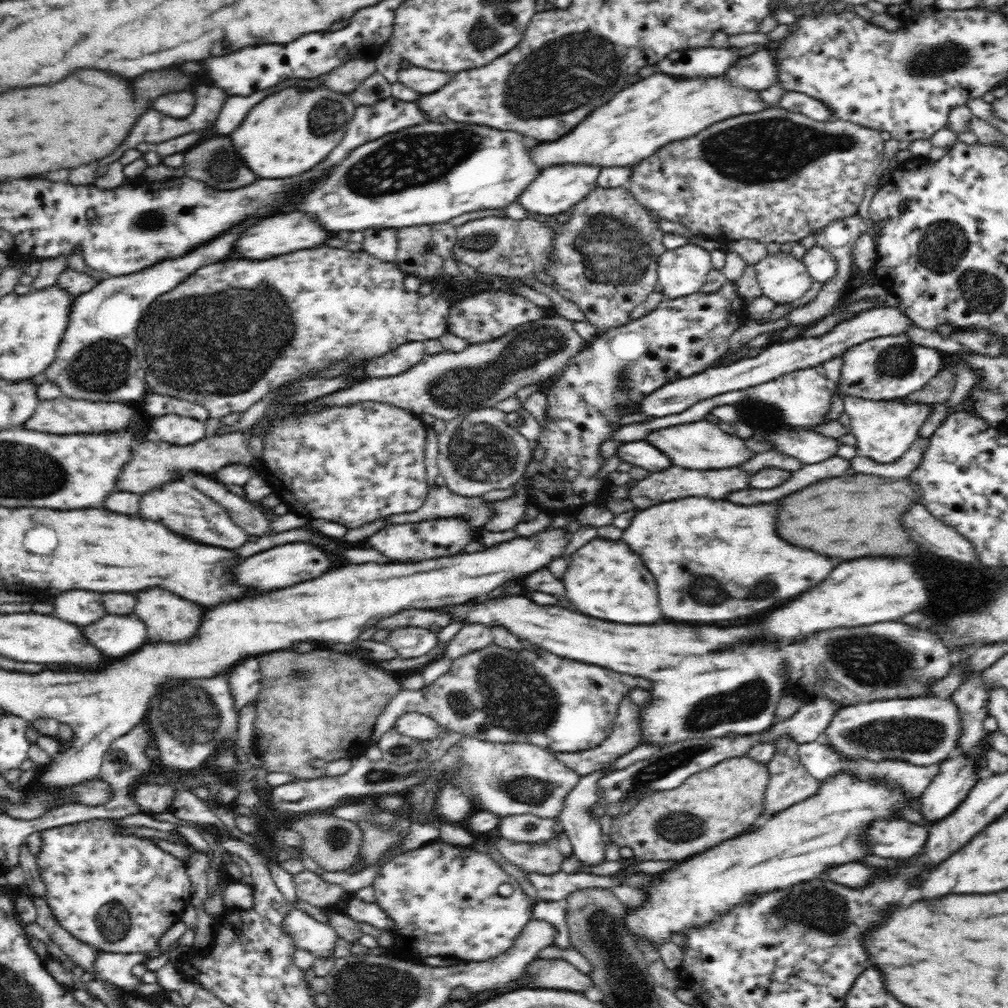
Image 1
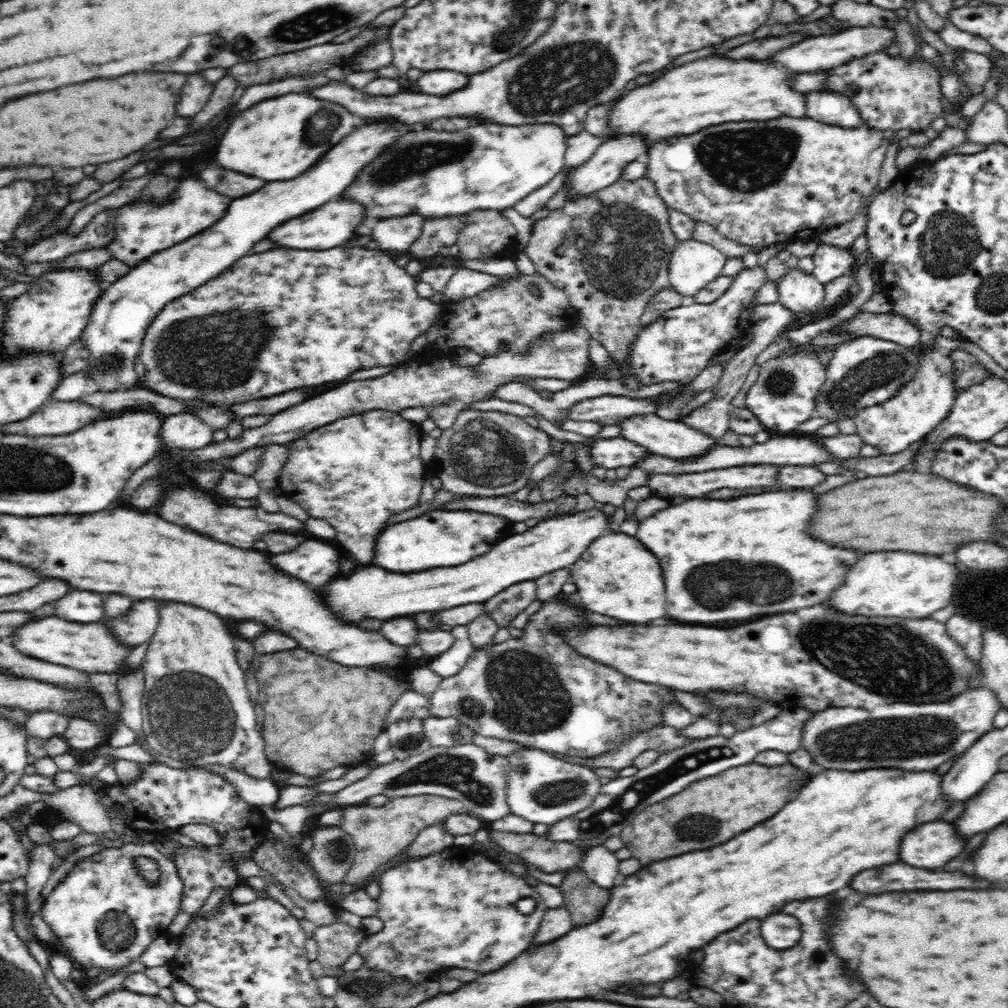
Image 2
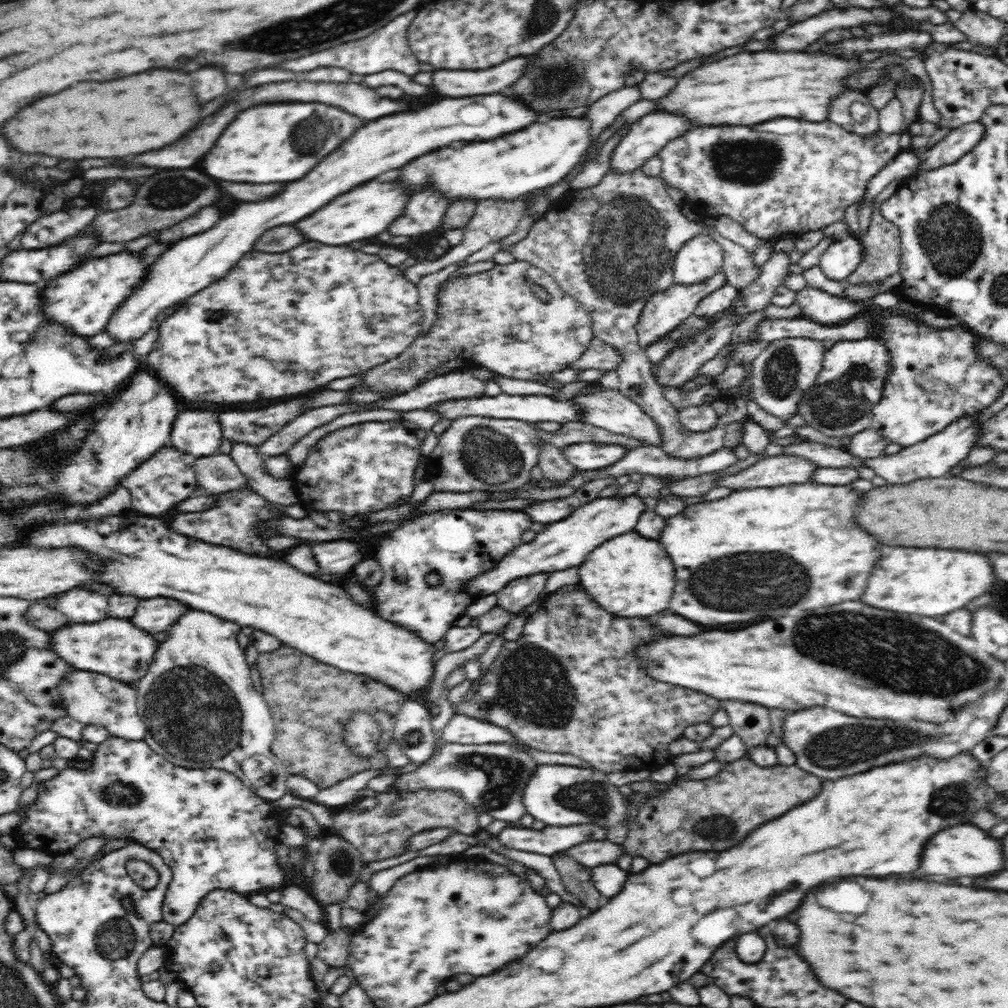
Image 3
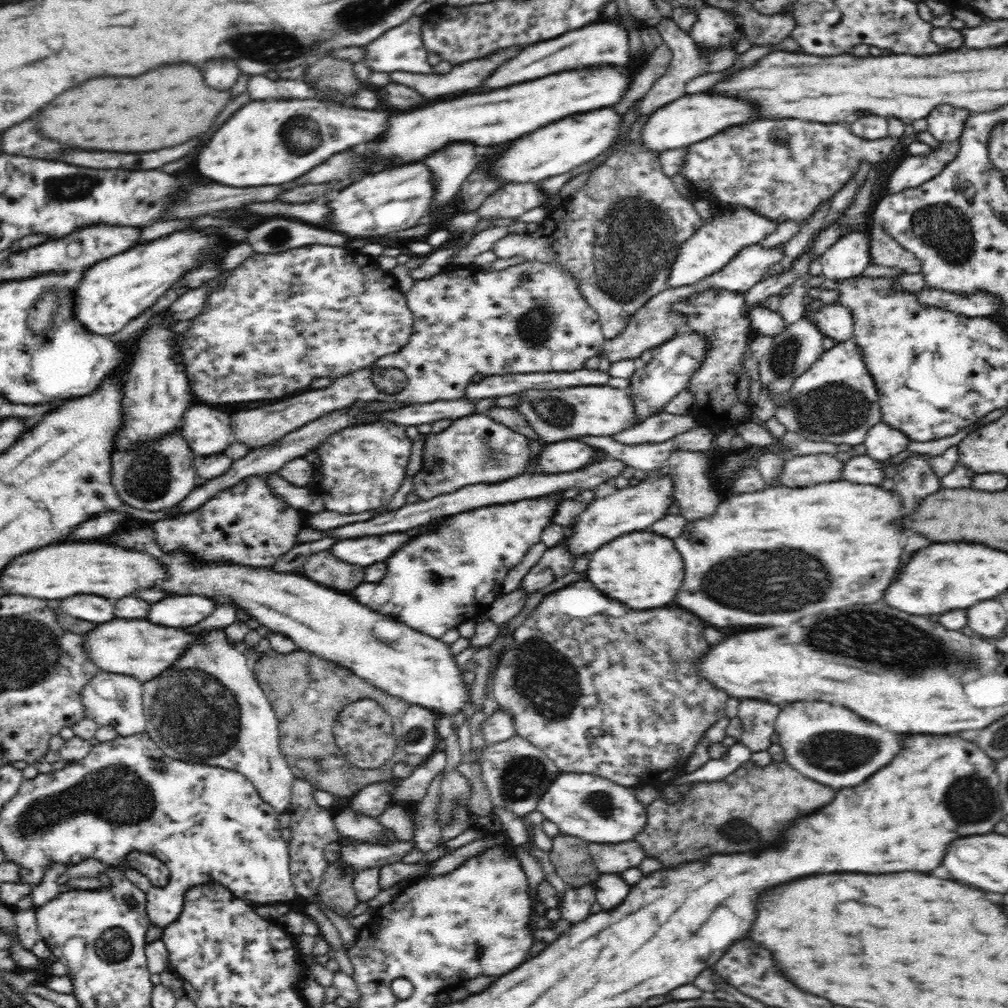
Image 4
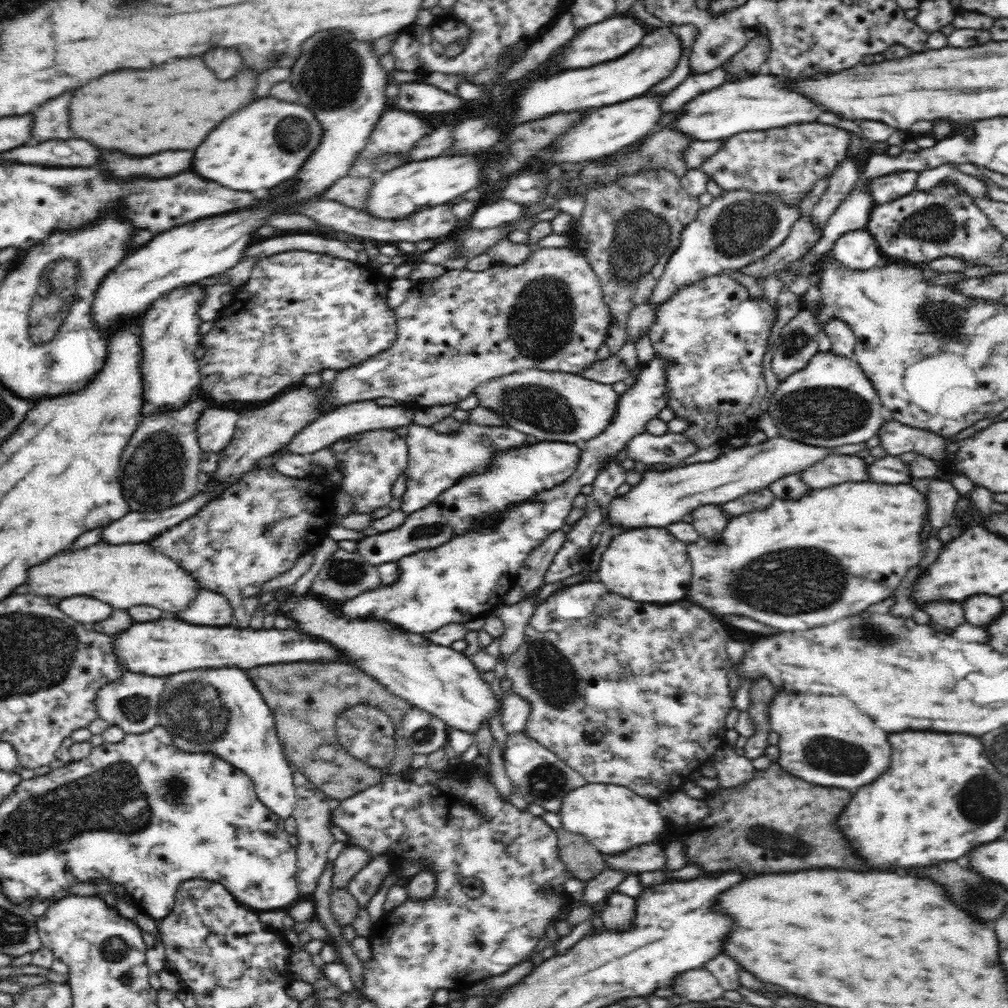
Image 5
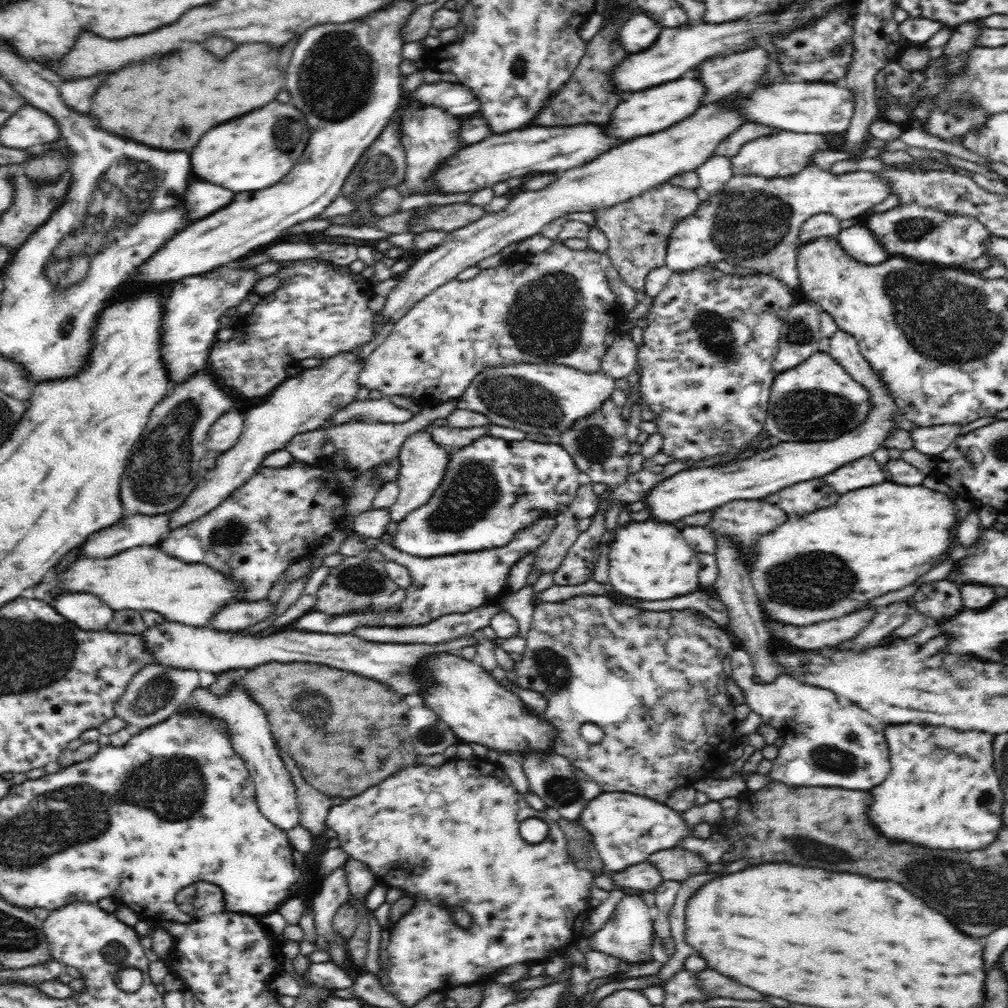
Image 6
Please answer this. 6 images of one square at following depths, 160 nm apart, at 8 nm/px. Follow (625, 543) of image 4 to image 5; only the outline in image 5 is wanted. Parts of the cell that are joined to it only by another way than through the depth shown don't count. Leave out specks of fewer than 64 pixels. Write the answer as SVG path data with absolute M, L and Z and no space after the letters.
M664 527L627 528L615 535L608 550L602 554L600 570L596 576L616 594L636 602L676 602L686 598L692 564L686 544L680 542Z

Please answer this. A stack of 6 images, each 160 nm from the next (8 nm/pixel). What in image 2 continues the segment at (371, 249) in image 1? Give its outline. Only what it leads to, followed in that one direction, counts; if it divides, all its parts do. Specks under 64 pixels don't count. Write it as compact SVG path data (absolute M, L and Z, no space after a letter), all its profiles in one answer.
M417 213L393 217L390 220L386 218L374 224L371 238L380 244L382 251L406 253L409 246L419 239L426 222L428 219Z

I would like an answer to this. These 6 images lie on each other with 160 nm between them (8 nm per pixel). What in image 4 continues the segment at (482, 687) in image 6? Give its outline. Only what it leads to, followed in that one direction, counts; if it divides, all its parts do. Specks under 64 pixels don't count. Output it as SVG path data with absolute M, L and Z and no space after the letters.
M122 528L122 534L112 534L106 538L110 544L118 544L124 548L148 552L158 562L162 562L170 574L168 582L164 582L166 592L176 594L204 594L220 604L238 604L242 610L246 610L252 618L258 620L260 626L266 627L273 633L280 632L288 638L292 638L302 650L318 654L320 658L326 658L330 662L338 662L344 668L350 668L357 677L368 681L384 693L396 697L409 705L424 707L437 715L447 714L453 717L465 711L464 708L472 705L470 687L464 683L463 673L452 655L450 646L420 632L410 629L406 624L393 619L388 615L376 614L370 608L362 606L352 598L351 594L340 593L336 590L322 586L301 573L278 573L270 568L256 569L240 565L198 564L188 554L162 554L162 550L156 544L156 534L150 528Z

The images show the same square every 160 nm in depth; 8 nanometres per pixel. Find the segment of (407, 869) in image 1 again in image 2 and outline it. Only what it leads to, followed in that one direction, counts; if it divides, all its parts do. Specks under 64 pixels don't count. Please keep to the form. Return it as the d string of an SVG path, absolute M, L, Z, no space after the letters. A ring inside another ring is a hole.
M454 845L440 853L386 869L378 881L381 894L376 900L376 914L382 920L383 927L379 932L362 938L356 952L364 960L362 967L388 973L388 976L396 977L400 981L410 981L414 987L438 977L450 968L467 968L476 972L502 968L532 946L548 909L536 887L526 883L524 878L504 869L500 863L491 860L484 853L462 846ZM522 898L536 900L532 913L523 914L518 911L516 906Z

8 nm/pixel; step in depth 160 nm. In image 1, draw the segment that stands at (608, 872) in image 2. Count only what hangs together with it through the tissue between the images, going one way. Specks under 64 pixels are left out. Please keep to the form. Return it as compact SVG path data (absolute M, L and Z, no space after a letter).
M602 769L590 775L582 776L580 782L567 794L564 810L560 813L558 818L559 828L567 832L569 839L571 840L573 852L584 865L590 867L595 867L608 861L604 854L607 840L605 840L600 833L600 823L594 821L594 819L590 817L588 808L590 808L592 804L596 804L596 800L598 800L596 792L600 778L607 776L613 771L614 770L612 769Z

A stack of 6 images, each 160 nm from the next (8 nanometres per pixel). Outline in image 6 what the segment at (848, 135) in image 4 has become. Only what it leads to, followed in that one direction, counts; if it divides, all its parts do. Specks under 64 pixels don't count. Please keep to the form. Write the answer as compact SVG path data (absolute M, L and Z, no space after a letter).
M780 131L777 135L760 137L742 146L740 154L732 157L734 175L753 175L765 178L788 177L798 174L813 162L817 150L828 149L826 136L823 134L797 133Z

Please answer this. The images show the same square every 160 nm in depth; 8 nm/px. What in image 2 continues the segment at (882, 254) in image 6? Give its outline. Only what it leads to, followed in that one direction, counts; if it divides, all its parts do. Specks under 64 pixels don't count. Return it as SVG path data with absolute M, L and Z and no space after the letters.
M821 243L811 257L814 261L812 275L824 286L835 278L848 274L856 264L850 247L844 248L826 243Z

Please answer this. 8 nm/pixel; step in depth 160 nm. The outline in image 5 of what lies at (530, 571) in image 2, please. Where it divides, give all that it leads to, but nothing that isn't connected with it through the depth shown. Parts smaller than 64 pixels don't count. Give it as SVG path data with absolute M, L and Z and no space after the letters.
M773 437L763 442L751 441L738 448L731 448L721 457L709 462L692 465L673 465L670 469L658 471L643 470L640 483L633 486L624 496L612 499L607 518L613 524L627 528L648 526L664 527L682 521L686 514L698 506L720 506L734 501L745 494L752 494L769 486L781 478L802 474L824 457L833 454L832 448L802 444L784 437Z

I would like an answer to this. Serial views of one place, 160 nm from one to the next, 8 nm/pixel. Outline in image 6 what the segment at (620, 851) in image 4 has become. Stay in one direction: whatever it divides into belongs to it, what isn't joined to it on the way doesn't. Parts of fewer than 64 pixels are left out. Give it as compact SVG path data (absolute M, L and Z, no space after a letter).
M676 846L668 850L659 850L647 858L656 868L659 868L664 880L684 882L690 876L708 872L709 862L698 852Z

